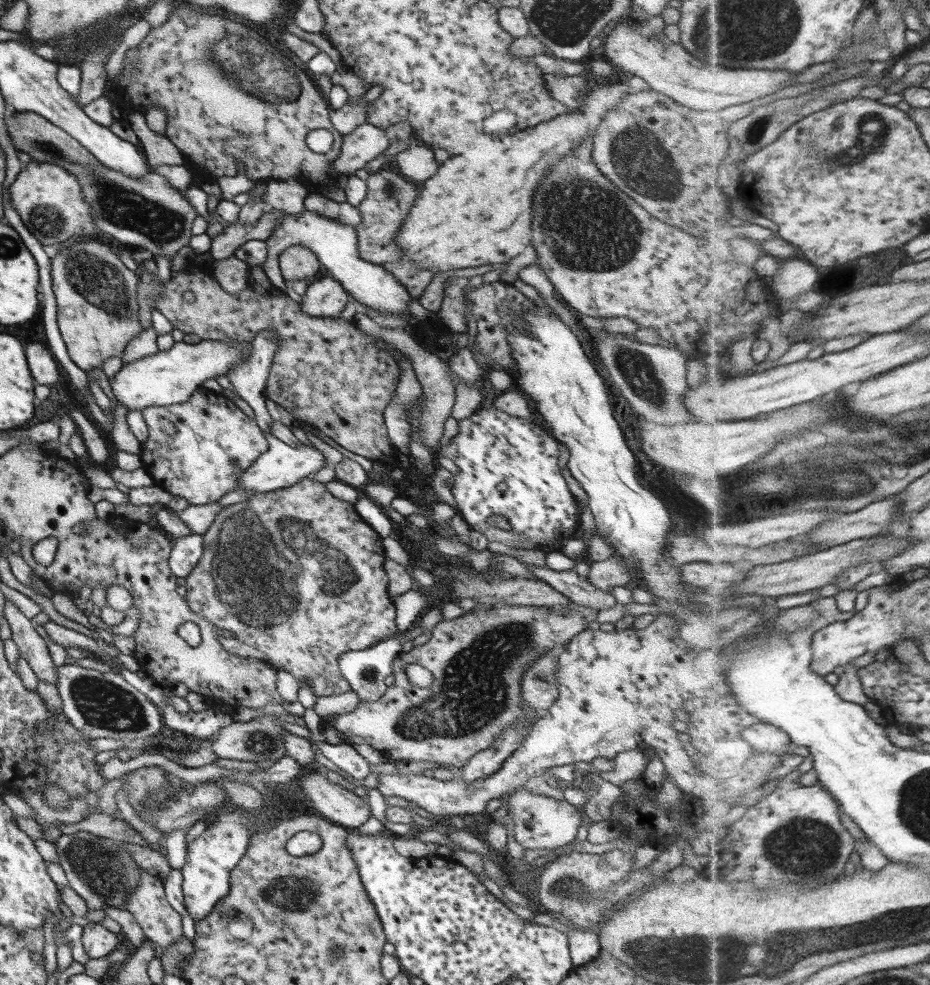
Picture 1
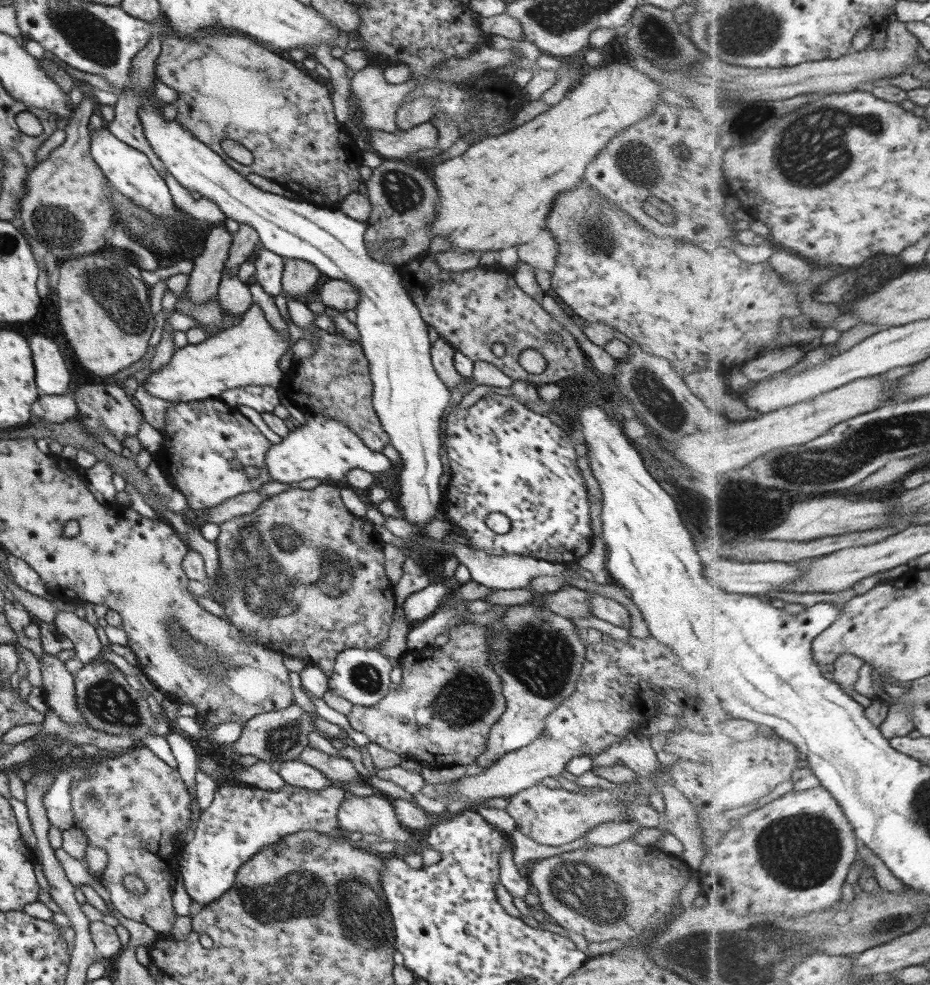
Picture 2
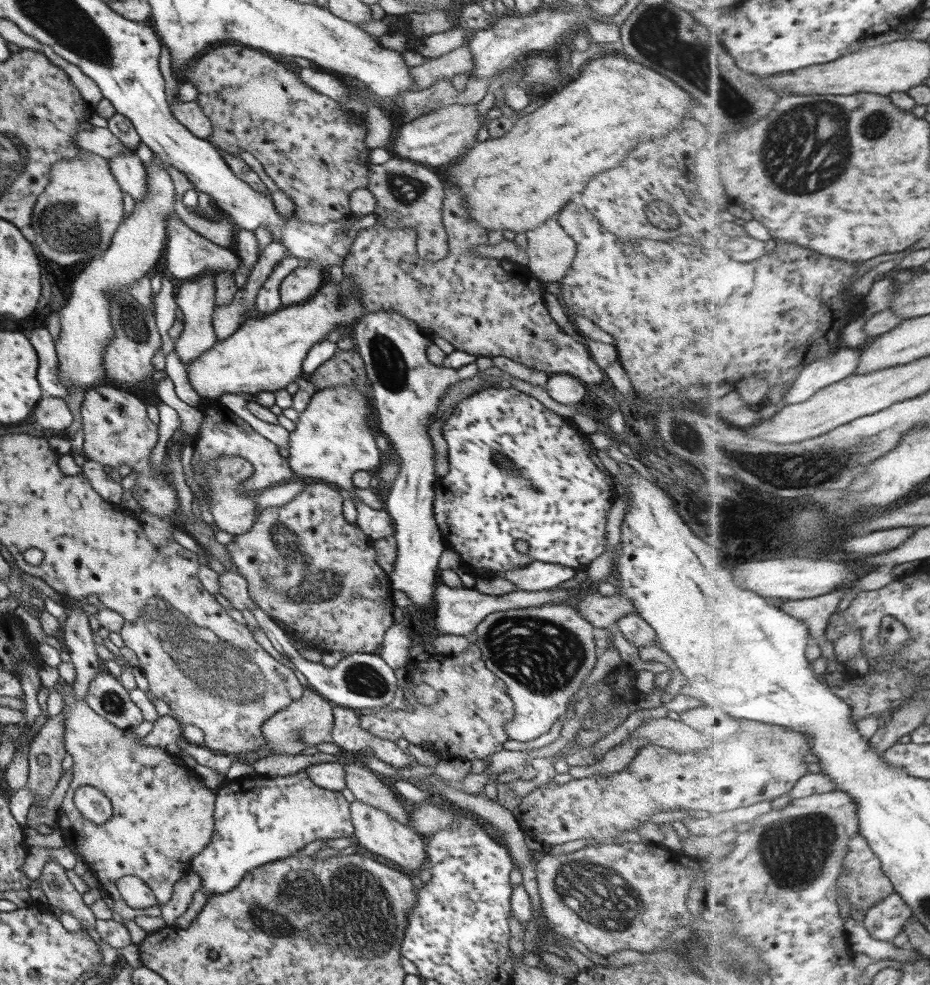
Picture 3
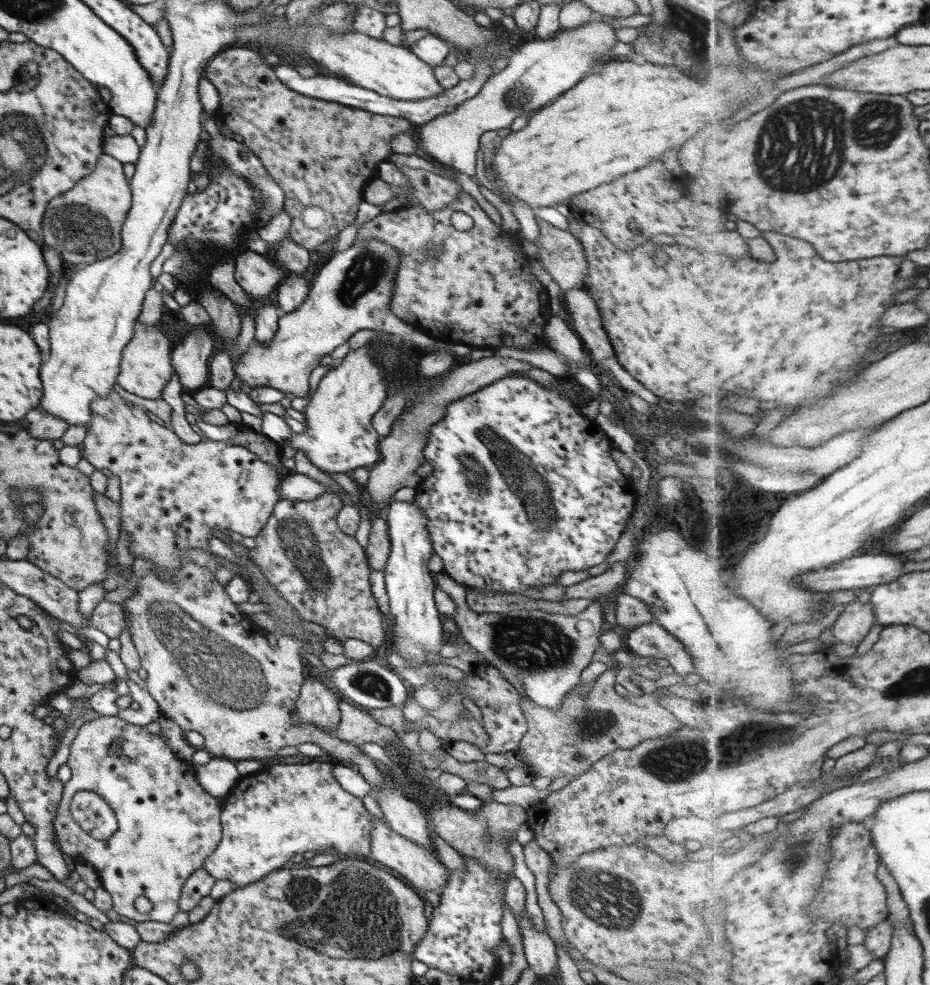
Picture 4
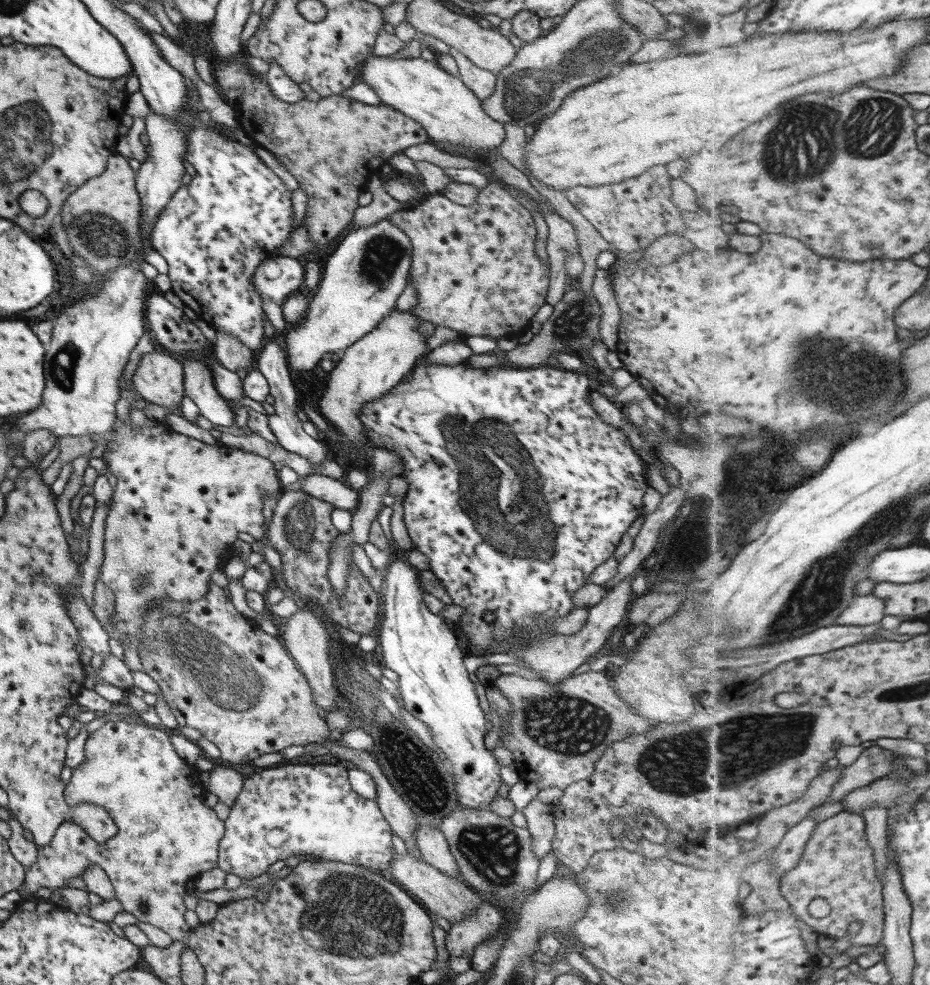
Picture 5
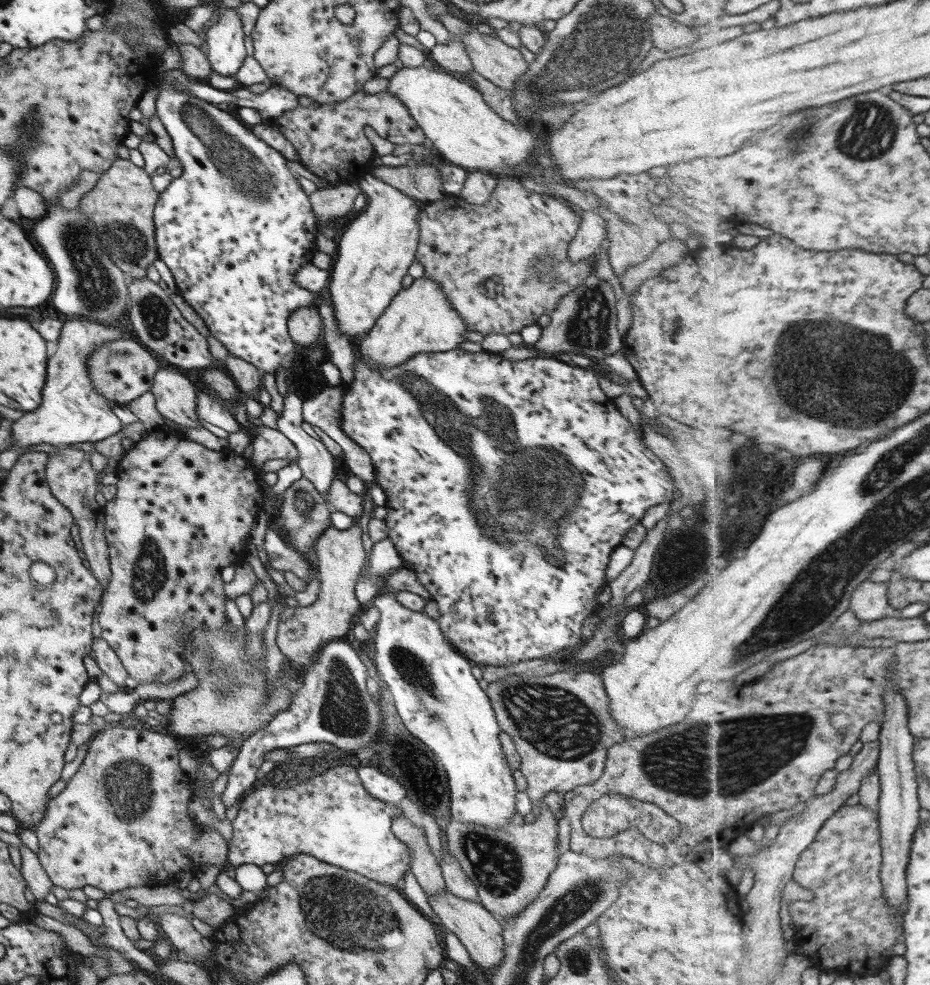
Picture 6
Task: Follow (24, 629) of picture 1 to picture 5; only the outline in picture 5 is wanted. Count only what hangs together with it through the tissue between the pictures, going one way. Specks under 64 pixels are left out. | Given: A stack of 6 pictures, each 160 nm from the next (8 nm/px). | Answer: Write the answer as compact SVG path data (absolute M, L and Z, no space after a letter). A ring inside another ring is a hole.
M109 720L102 727L97 729L90 735L85 742L84 747L84 761L72 771L72 776L70 782L65 786L64 794L65 801L67 804L79 804L79 802L91 802L92 804L97 804L106 809L106 812L112 817L114 824L118 827L118 832L109 838L106 842L99 843L96 842L79 824L74 821L66 820L62 821L49 845L38 848L39 853L37 856L37 861L31 866L26 868L25 883L22 887L26 887L28 892L36 894L38 888L46 886L51 890L59 890L65 887L65 884L74 878L74 876L83 876L85 870L95 864L100 868L104 869L104 872L109 876L111 883L114 885L114 890L116 891L116 899L118 899L124 911L133 914L138 921L151 924L161 928L164 932L168 933L174 941L185 940L187 935L191 933L190 926L184 920L184 912L186 912L186 905L184 905L183 896L186 892L186 882L196 878L201 872L206 872L207 870L212 870L216 868L218 864L219 857L219 844L222 837L225 835L225 822L218 818L218 815L214 812L214 809L206 807L204 805L205 795L207 791L204 790L203 782L200 777L200 770L192 766L188 766L185 760L178 756L175 751L174 745L172 744L169 734L166 729L159 726L149 726L141 724L132 724L131 722L126 722L122 720L114 721ZM139 904L145 904L145 913L141 911L141 906Z

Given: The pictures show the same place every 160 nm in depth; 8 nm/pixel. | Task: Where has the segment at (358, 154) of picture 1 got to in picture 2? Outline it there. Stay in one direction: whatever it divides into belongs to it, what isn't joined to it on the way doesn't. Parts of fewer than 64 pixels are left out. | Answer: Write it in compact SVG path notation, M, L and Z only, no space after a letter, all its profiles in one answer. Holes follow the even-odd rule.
M431 121L391 133L373 129L368 131L368 151L379 159L411 157L418 151L435 148L438 143L438 129Z

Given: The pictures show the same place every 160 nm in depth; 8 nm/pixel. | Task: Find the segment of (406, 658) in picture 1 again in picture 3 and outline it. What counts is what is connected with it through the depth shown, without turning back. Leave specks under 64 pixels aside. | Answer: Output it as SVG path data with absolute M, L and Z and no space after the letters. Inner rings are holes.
M471 639L471 645L467 646L467 650L456 656L437 655L428 658L425 662L408 662L406 668L410 677L410 685L408 685L408 690L404 691L404 698L407 698L412 706L406 711L390 710L386 706L381 707L376 713L360 715L359 723L364 730L371 732L374 736L394 742L404 736L408 742L430 750L438 760L444 761L486 759L503 749L502 745L509 739L509 736L505 734L505 724L514 718L514 701L508 694L505 682L488 670L482 662L481 650L475 644L474 639ZM422 683L432 685L439 694L439 701L432 706L424 706L417 702L417 698L412 693L416 686Z

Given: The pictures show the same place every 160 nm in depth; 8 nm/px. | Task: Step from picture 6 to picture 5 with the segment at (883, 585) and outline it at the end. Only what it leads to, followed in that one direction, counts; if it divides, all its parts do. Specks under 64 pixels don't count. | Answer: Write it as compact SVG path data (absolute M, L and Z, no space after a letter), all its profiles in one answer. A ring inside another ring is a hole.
M874 593L858 594L837 620L842 626L874 626L886 618L887 604Z

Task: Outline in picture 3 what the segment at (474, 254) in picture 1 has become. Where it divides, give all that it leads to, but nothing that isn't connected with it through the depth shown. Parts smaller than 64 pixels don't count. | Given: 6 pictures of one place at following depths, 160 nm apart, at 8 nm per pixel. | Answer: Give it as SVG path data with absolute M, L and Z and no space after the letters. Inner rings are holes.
M599 55L588 61L588 64L582 69L581 76L578 76L576 80L570 81L565 85L562 85L557 89L557 93L552 96L548 96L548 100L544 105L537 108L533 113L526 114L520 117L513 125L509 132L506 132L503 137L496 139L488 139L485 142L478 142L474 148L472 148L460 162L452 164L452 167L446 170L446 178L448 182L456 184L460 191L463 192L463 199L465 200L465 207L469 210L469 213L473 216L473 219L479 224L480 227L486 229L487 232L491 230L511 230L511 233L526 232L530 229L535 229L540 226L546 219L554 218L558 212L561 211L565 204L568 204L568 200L574 196L574 194L580 194L588 180L592 176L596 176L598 172L606 172L618 164L622 164L622 160L630 154L630 150L634 146L638 146L638 142L642 142L644 138L646 140L656 140L660 136L664 136L666 132L670 132L672 128L680 126L682 120L688 116L690 108L694 106L694 98L684 92L678 84L674 84L672 80L668 80L666 76L658 74L654 70L639 64L636 61L632 61L629 58L623 57L605 57Z

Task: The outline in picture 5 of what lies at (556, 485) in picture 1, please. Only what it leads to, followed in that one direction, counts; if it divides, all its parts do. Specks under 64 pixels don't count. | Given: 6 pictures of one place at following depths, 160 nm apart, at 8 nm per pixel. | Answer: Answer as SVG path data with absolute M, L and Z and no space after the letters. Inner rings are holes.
M426 361L418 364L416 368L408 374L404 380L400 381L389 393L383 394L381 399L376 399L370 402L367 402L367 405L364 405L361 408L361 411L357 414L357 418L360 418L363 426L363 434L365 438L369 439L369 444L372 447L379 447L384 449L390 449L390 452L396 452L400 458L402 458L404 463L404 472L403 475L406 483L408 483L408 490L406 490L406 496L404 496L404 524L406 525L406 530L408 531L408 536L412 541L412 545L415 550L424 554L424 556L430 559L430 571L432 571L437 577L438 580L442 583L442 586L447 590L448 596L452 599L452 605L458 605L462 608L465 608L462 618L453 625L453 628L458 635L457 631L470 640L470 644L476 648L476 650L482 650L485 654L490 654L491 652L499 651L499 648L504 648L510 646L512 643L516 644L519 638L523 638L524 627L538 627L547 625L548 620L552 618L560 618L566 616L568 612L574 610L574 602L572 597L576 590L580 590L582 586L589 583L589 578L591 572L594 571L598 566L601 566L606 560L609 560L613 555L614 551L617 548L617 545L620 542L622 536L627 532L632 523L641 516L641 511L643 508L642 499L648 491L650 484L646 481L646 473L648 472L648 464L642 461L640 455L630 445L627 435L622 432L622 429L612 427L608 423L604 423L604 420L594 411L592 405L590 405L590 378L585 374L577 373L576 371L569 371L566 369L559 369L552 367L550 365L542 365L536 367L530 367L529 369L522 369L520 367L488 367L485 368L471 368L468 365L465 365L464 362L458 363L455 365L443 365L436 363L427 363ZM492 420L494 420L494 436L496 436L496 444L498 444L498 456L496 456L496 450L494 450L494 436L486 436L486 430L492 432ZM486 610L491 610L494 612L496 619L493 623L487 623L483 620L483 614Z

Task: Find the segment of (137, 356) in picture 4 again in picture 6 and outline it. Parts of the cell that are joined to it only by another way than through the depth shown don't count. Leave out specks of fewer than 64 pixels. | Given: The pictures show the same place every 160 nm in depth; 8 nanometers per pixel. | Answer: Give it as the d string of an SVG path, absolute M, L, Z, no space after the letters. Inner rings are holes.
M161 363L157 374L154 375L154 382L150 392L155 396L155 405L158 412L170 421L188 428L200 428L197 415L197 388L176 367L168 367L168 364Z

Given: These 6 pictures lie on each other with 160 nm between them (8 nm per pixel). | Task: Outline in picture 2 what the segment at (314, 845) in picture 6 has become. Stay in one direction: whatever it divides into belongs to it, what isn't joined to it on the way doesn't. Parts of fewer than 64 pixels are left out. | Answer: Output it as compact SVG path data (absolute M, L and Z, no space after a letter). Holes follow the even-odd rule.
M291 784L280 790L254 786L221 786L208 808L201 811L179 859L186 892L199 907L220 898L232 888L238 869L265 846L301 830L328 834L339 826L338 812L346 789L339 786L311 791Z

